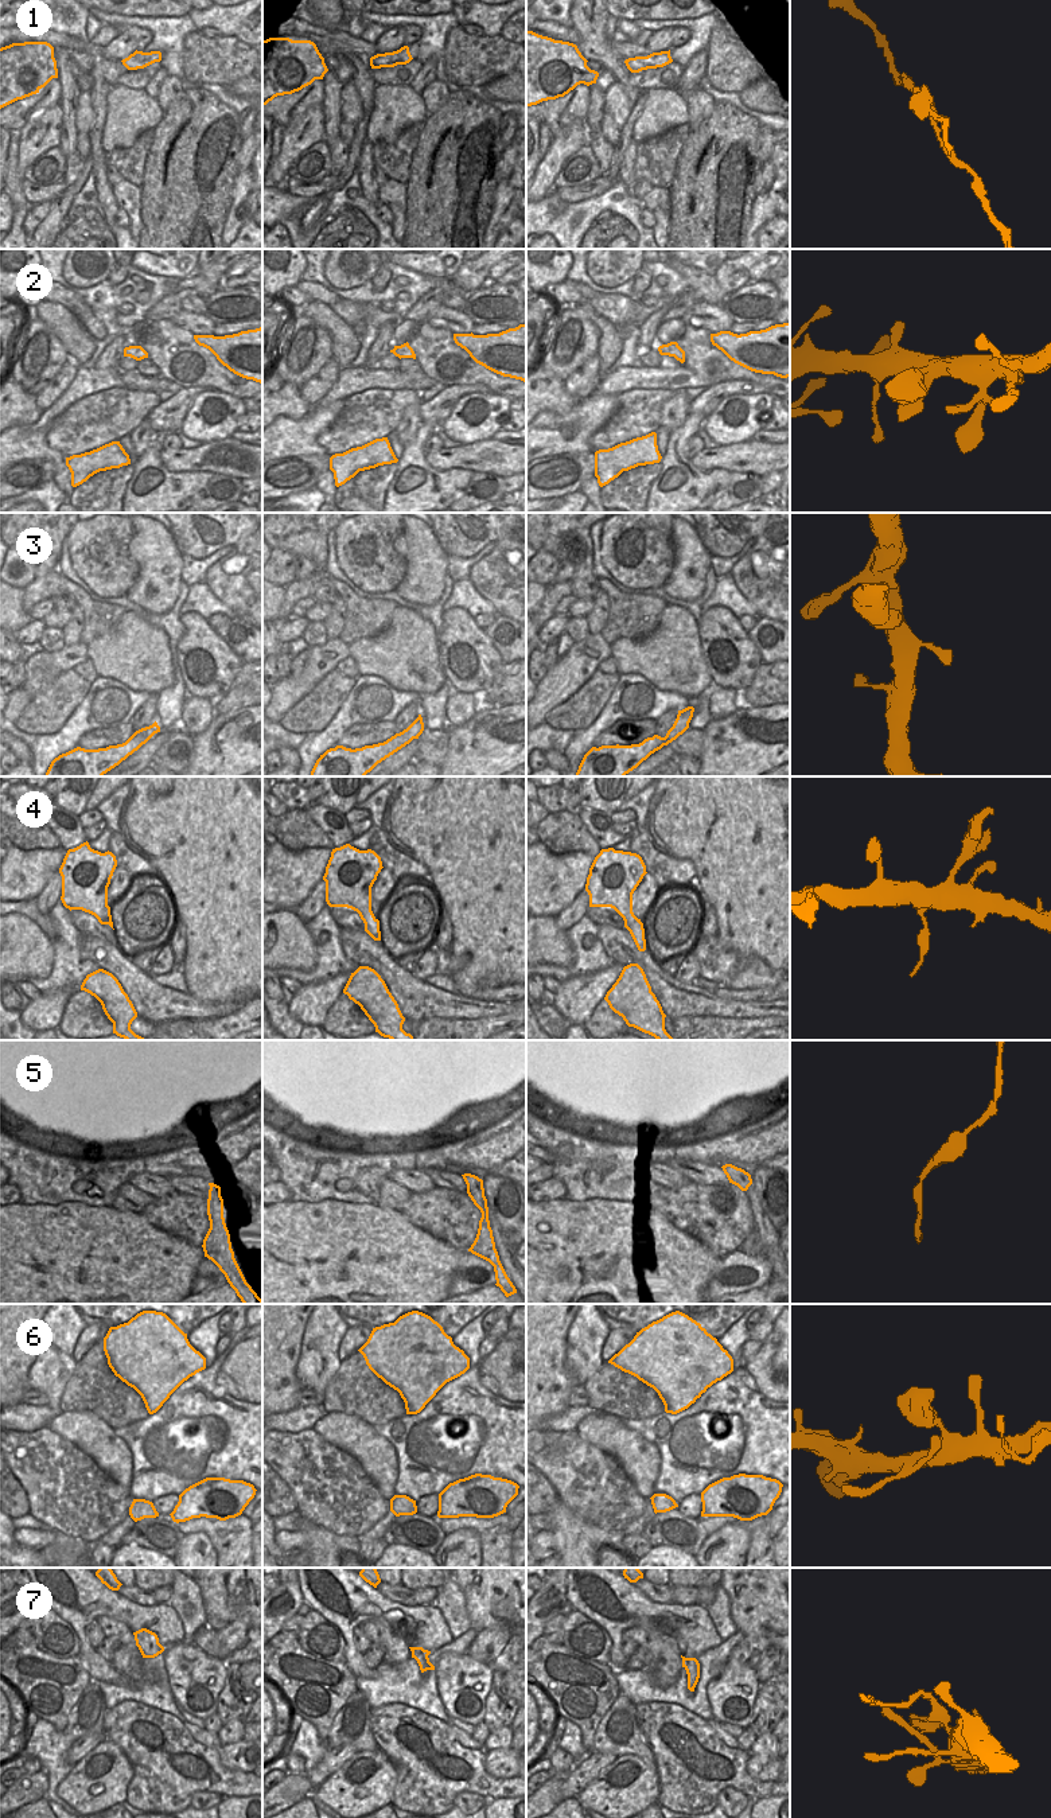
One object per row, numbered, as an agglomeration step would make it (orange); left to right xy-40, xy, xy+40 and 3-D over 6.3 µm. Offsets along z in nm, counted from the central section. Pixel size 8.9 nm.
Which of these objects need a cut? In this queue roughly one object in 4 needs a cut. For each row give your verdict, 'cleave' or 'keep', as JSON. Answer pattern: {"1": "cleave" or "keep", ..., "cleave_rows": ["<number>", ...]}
{"1": "cleave", "2": "keep", "3": "keep", "4": "keep", "5": "keep", "6": "keep", "7": "cleave", "cleave_rows": ["1", "7"]}

